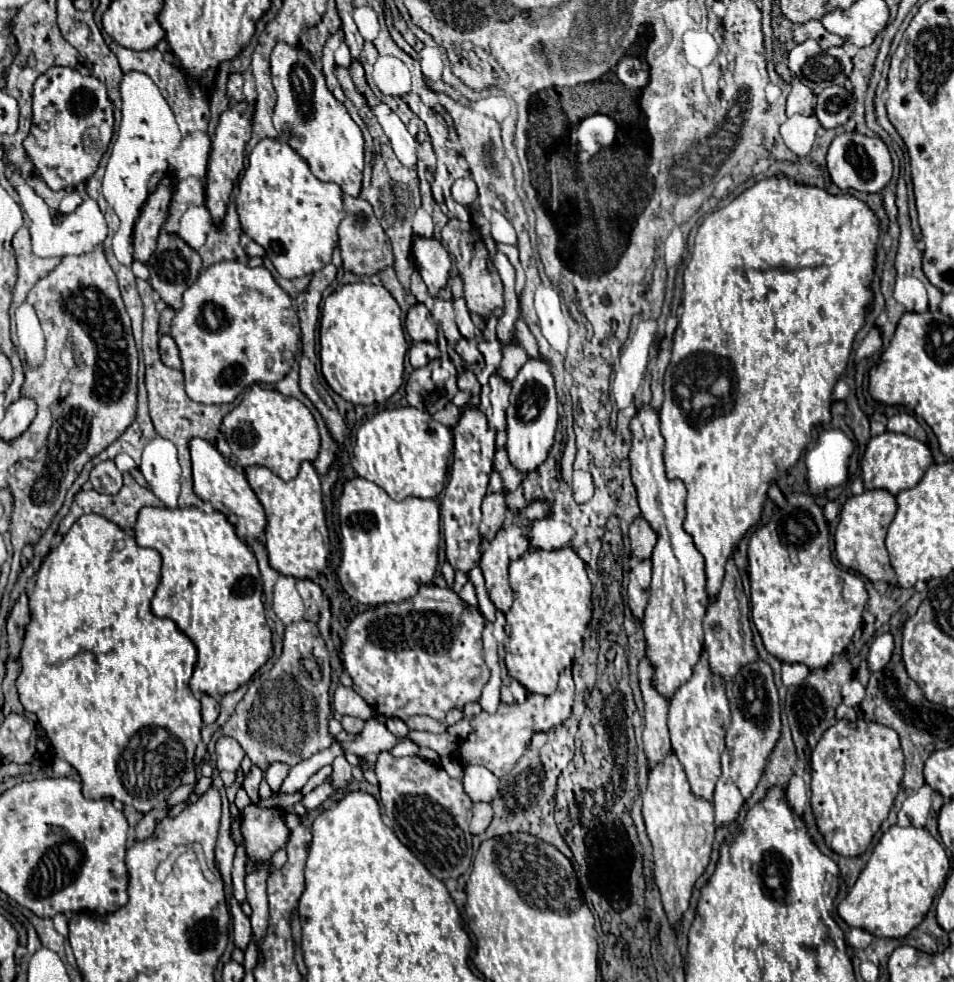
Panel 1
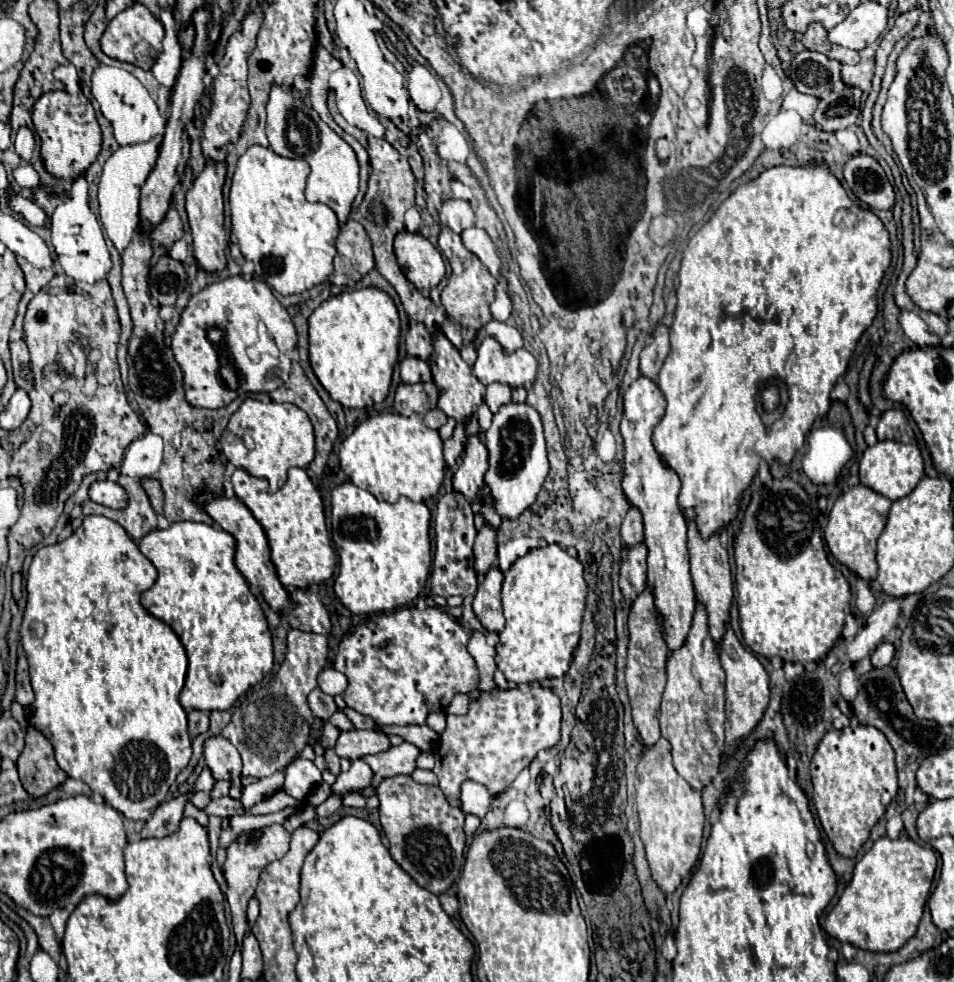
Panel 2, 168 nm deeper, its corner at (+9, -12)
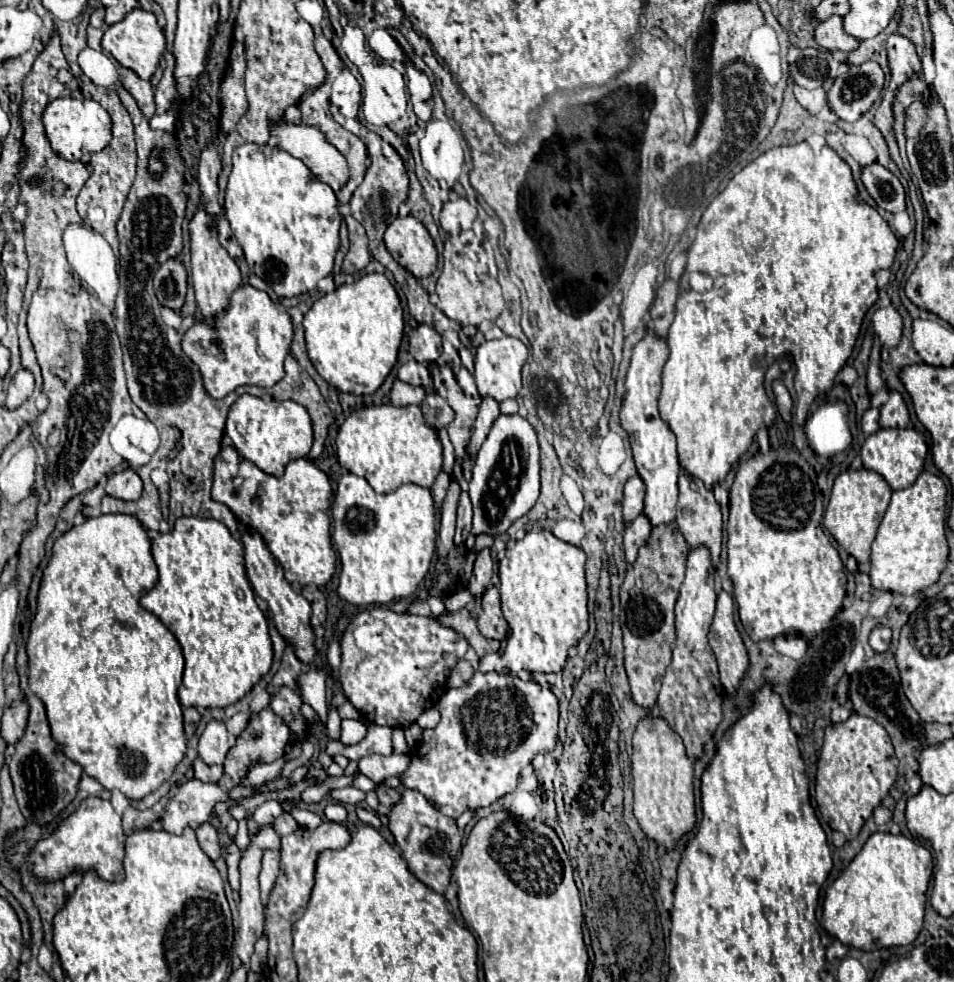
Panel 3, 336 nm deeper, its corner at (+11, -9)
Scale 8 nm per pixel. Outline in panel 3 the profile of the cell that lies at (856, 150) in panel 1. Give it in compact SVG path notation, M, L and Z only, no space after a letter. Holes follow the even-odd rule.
M880 163L862 169L862 183L872 199L888 213L906 211L906 193L896 175L884 169Z

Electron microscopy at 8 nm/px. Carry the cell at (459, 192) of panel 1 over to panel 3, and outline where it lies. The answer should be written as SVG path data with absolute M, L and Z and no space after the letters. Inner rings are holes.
M456 199L444 203L440 213L440 225L448 235L458 235L460 231L470 229L476 217L476 207L472 207L466 199Z

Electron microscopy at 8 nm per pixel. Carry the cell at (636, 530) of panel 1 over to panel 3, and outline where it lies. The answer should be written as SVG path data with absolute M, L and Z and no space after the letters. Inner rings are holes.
M632 475L626 485L624 485L624 499L622 499L622 509L624 509L624 519L632 521L636 519L642 509L644 509L644 481L640 475Z

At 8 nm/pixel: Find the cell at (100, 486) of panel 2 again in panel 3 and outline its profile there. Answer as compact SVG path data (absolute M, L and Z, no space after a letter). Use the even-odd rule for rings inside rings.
M126 467L118 473L112 473L106 481L106 493L116 497L116 499L124 499L124 501L136 501L142 493L142 479L140 475Z

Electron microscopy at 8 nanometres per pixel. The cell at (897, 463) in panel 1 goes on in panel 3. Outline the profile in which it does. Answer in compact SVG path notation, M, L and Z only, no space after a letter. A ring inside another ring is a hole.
M880 429L864 441L860 451L864 467L880 473L894 491L906 489L918 479L924 467L926 453L928 453L926 437L916 429Z

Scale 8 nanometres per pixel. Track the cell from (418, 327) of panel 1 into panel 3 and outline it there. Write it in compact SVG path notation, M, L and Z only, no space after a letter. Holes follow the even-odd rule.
M418 325L410 335L410 353L420 363L434 363L442 355L440 335L428 325Z

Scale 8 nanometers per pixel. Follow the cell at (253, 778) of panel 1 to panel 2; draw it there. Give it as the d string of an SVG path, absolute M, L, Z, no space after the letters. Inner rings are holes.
M284 770L276 772L276 776L252 782L250 786L246 786L242 790L242 804L244 804L244 808L250 808L250 806L258 804L260 800L270 798L276 790L282 788L282 784L284 784Z

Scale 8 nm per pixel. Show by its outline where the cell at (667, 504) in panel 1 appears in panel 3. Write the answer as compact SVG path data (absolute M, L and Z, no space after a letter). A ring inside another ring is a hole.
M646 333L644 339L634 347L632 363L626 375L626 393L620 411L620 423L630 435L630 445L632 445L638 475L646 483L644 513L652 525L672 523L676 517L676 501L678 501L680 461L676 453L676 435L658 413L658 397L662 389L662 367L666 359L668 359L666 339L658 337L656 333Z

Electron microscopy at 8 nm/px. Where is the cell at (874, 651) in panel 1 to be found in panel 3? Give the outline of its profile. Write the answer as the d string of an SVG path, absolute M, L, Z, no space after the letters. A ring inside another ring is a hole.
M876 625L870 633L870 645L876 653L882 653L890 645L890 627L886 625Z

